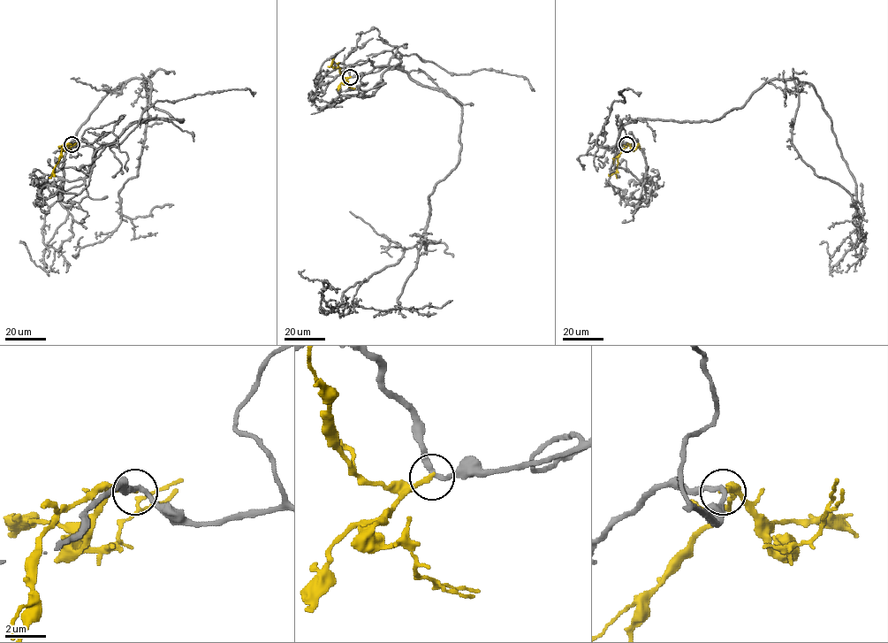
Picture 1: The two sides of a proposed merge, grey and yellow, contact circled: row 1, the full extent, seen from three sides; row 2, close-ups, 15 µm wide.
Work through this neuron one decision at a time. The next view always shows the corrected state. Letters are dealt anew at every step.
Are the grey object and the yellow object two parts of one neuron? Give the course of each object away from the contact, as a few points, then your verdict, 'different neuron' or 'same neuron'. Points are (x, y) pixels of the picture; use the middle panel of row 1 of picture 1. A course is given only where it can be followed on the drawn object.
grey via (350, 77), (390, 65), (451, 96), (459, 163), (423, 239), (346, 306), (304, 270) | yellow via (350, 77), (345, 78), (338, 68), (331, 65), (333, 58) | different neuron

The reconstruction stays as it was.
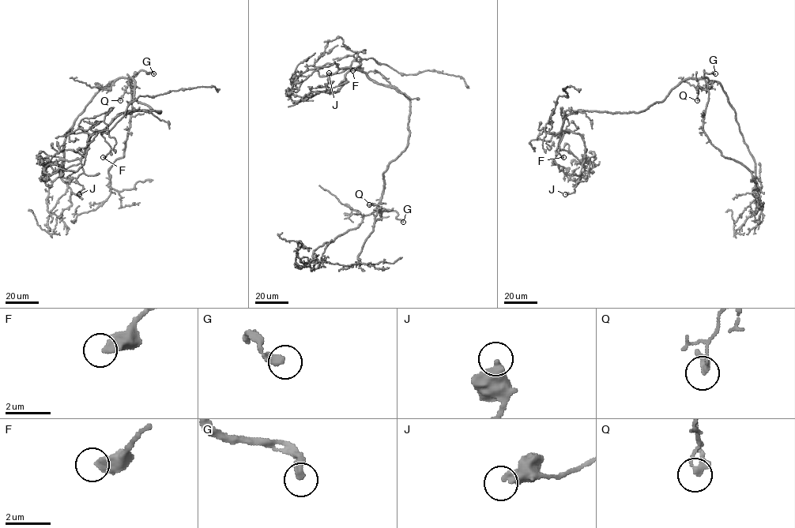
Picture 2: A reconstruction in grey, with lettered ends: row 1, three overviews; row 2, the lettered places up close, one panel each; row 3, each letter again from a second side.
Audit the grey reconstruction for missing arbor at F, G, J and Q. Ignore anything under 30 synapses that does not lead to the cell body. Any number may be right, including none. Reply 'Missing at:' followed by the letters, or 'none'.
Missing at: G

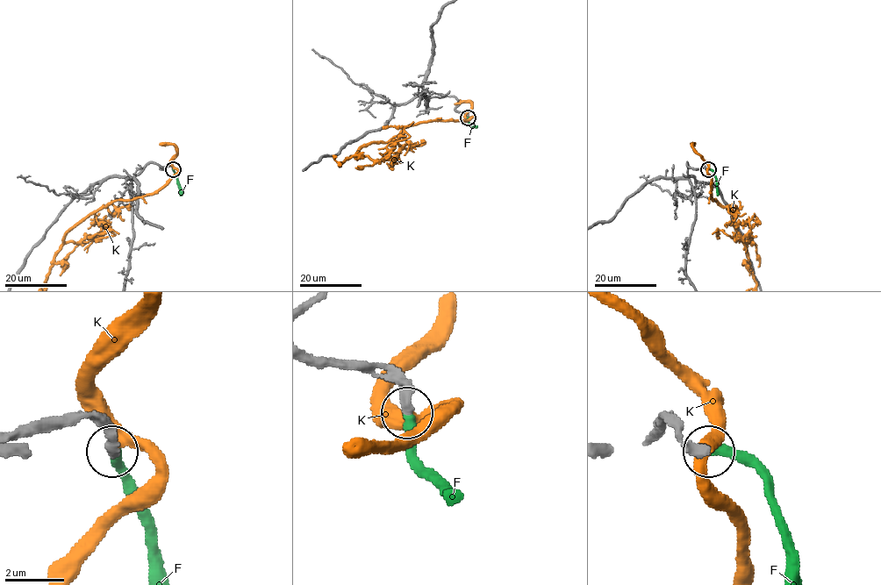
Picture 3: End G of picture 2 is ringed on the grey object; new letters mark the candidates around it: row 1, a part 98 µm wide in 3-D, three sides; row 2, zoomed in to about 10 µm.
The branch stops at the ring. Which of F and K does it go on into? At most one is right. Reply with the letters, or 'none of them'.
F

